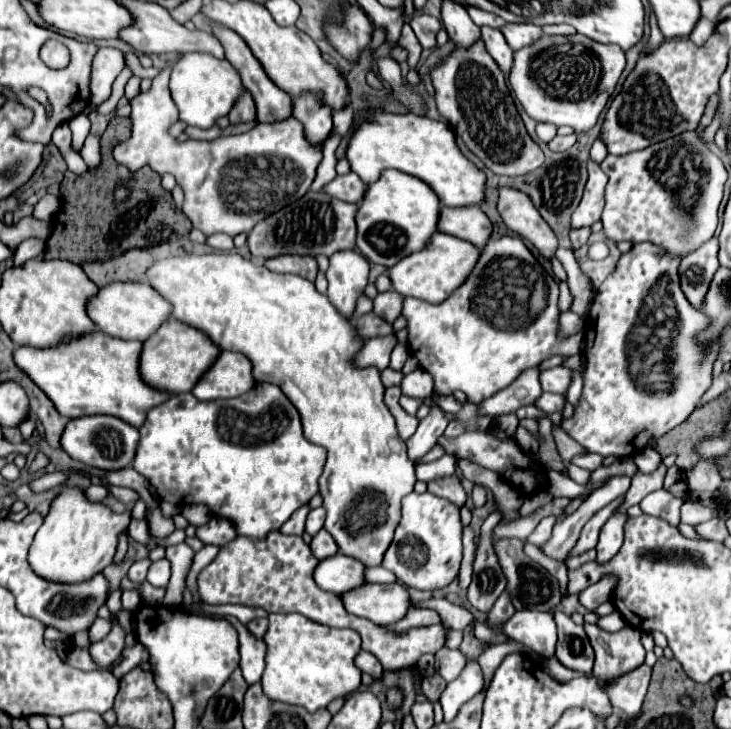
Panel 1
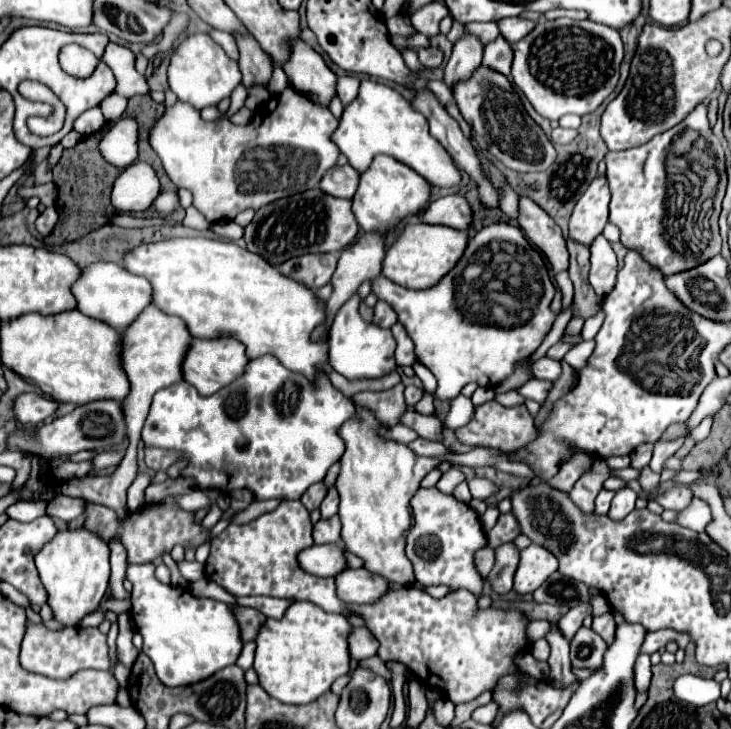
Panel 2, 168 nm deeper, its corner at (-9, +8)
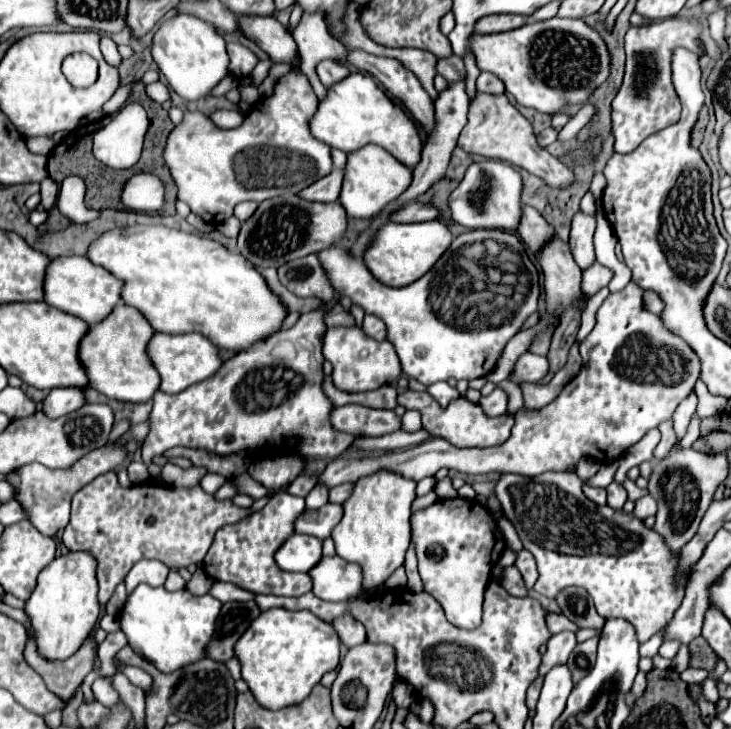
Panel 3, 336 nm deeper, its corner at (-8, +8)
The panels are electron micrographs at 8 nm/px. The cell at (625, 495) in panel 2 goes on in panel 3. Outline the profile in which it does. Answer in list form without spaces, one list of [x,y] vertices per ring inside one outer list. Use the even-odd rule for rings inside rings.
[[[610,483],[608,487],[606,487],[606,491],[608,491],[608,505],[612,507],[612,509],[622,509],[622,505],[626,503],[626,489],[624,487],[620,487],[618,483]]]

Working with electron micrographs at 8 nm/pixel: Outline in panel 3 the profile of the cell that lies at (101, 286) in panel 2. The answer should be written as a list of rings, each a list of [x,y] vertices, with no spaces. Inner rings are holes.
[[[58,257],[46,269],[46,303],[96,325],[106,319],[122,301],[122,281],[100,265],[90,263],[88,257]]]

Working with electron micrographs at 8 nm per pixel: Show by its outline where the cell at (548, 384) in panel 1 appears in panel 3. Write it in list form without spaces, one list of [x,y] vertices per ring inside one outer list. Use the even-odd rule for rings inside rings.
[[[524,353],[514,369],[512,381],[520,383],[520,381],[532,381],[538,383],[542,381],[546,375],[550,373],[550,363],[546,357],[542,355],[534,355],[534,353]]]

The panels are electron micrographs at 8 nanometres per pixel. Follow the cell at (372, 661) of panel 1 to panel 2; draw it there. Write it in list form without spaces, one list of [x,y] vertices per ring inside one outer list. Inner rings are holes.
[[[353,627],[347,643],[349,643],[349,655],[355,661],[363,661],[367,657],[373,657],[379,647],[377,639],[371,635],[371,631],[367,627]]]

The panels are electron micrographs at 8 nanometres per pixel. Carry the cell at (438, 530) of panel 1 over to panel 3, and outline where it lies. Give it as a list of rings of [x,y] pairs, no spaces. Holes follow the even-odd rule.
[[[442,499],[412,515],[412,543],[418,555],[418,573],[430,593],[456,627],[478,627],[482,619],[484,589],[506,541],[490,511],[468,499]]]

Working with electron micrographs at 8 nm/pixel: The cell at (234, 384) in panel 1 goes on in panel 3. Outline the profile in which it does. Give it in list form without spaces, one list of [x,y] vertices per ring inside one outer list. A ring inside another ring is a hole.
[[[156,333],[154,341],[150,341],[150,359],[154,367],[158,367],[158,373],[162,375],[160,389],[166,393],[180,393],[182,389],[202,383],[218,373],[218,369],[224,365],[220,349],[206,339],[204,335],[190,333],[190,335],[166,335]]]

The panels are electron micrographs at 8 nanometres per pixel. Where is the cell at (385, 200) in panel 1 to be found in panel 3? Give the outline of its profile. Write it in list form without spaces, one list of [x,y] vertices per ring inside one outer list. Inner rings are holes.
[[[366,145],[366,147],[362,147],[362,149],[348,155],[340,201],[342,201],[342,205],[344,205],[344,209],[350,217],[354,217],[354,219],[372,219],[390,201],[394,201],[398,195],[402,195],[410,183],[412,183],[412,169],[402,165],[398,159],[394,159],[382,147]]]

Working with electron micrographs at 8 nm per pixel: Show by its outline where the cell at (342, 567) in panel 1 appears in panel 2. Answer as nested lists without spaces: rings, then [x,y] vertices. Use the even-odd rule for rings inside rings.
[[[313,545],[299,553],[299,565],[303,571],[317,577],[335,577],[345,569],[343,549],[337,545]]]

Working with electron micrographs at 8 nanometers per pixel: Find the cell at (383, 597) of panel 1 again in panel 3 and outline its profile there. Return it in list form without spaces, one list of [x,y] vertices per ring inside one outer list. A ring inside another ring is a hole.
[[[322,557],[322,563],[310,571],[314,581],[314,595],[324,601],[350,601],[362,593],[362,567],[356,563],[346,563],[342,557]]]

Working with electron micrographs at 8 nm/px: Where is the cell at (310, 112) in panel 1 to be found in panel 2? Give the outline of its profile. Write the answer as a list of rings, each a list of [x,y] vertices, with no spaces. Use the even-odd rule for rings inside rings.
[[[291,39],[289,57],[281,69],[285,71],[289,85],[315,99],[317,103],[329,105],[331,97],[335,95],[337,75],[325,65],[323,57],[313,51],[311,45],[301,39]]]

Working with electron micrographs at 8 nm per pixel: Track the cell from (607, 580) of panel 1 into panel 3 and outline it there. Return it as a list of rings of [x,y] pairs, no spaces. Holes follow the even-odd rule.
[[[562,631],[550,637],[548,641],[548,651],[542,657],[542,677],[550,671],[550,667],[554,667],[554,663],[566,663],[570,651],[576,647],[576,633],[574,631]]]

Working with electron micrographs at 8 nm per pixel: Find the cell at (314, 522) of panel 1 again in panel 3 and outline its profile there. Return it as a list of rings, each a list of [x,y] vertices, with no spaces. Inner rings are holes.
[[[344,483],[344,485],[338,485],[338,487],[330,489],[328,501],[330,501],[330,503],[344,503],[344,501],[350,497],[350,491],[352,491],[352,483]]]

